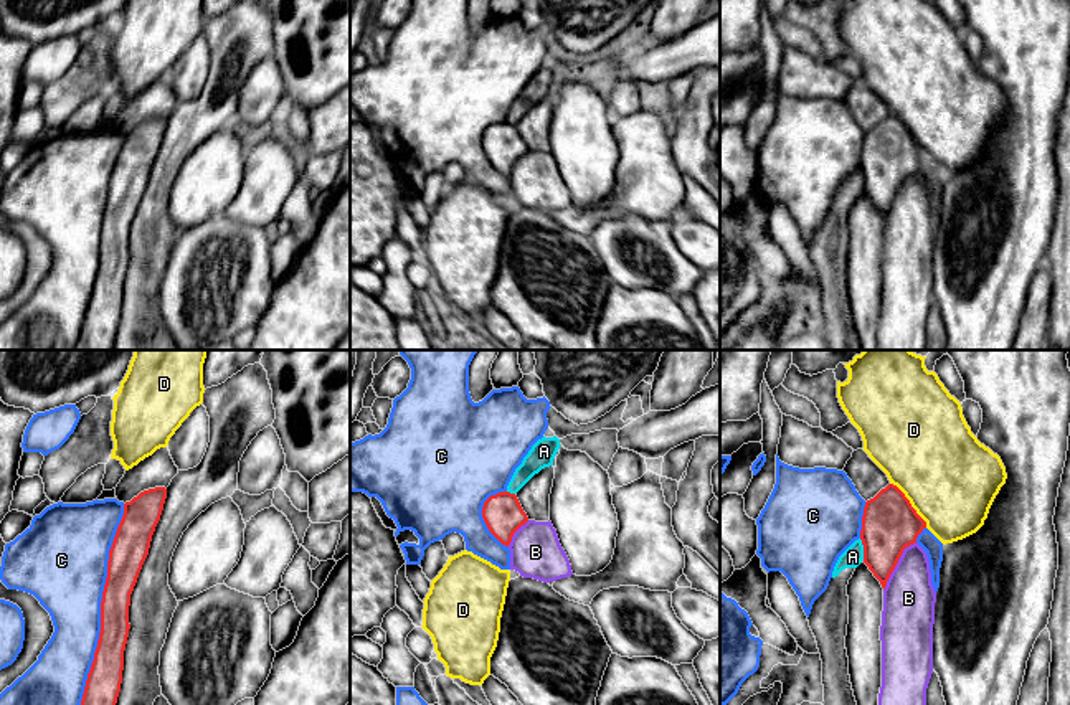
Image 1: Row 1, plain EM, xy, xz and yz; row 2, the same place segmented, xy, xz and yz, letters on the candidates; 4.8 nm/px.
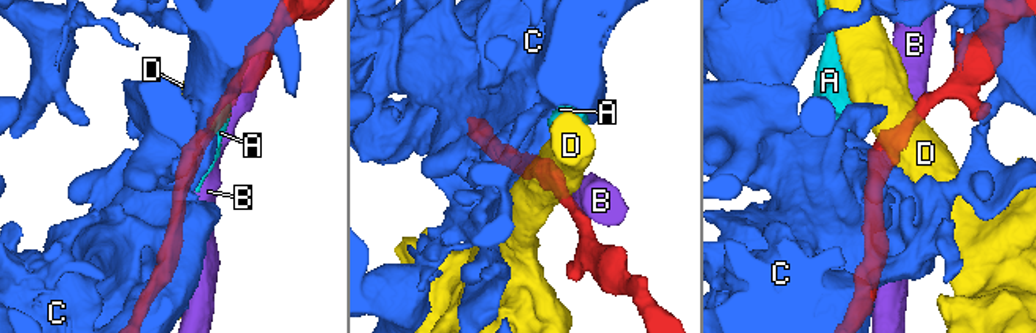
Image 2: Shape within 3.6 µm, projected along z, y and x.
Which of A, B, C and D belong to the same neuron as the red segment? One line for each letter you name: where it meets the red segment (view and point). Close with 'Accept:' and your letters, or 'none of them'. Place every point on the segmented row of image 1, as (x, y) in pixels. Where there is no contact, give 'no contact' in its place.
Accept: none of them

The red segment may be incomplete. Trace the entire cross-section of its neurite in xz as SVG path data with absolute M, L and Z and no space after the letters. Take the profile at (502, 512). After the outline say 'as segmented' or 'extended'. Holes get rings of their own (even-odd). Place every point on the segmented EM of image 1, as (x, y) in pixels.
M507 490L484 502L482 518L489 532L505 546L510 545L514 533L528 522L517 495Z; as segmented

